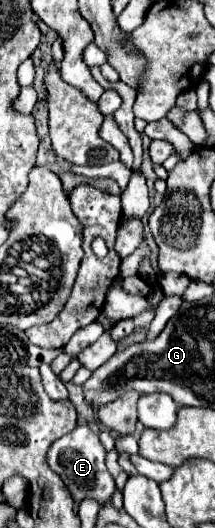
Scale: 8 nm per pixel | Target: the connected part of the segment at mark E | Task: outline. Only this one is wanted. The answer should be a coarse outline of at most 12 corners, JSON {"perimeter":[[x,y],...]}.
{"perimeter":[[87,426],[55,440],[47,462],[75,504],[111,502],[105,448]]}

